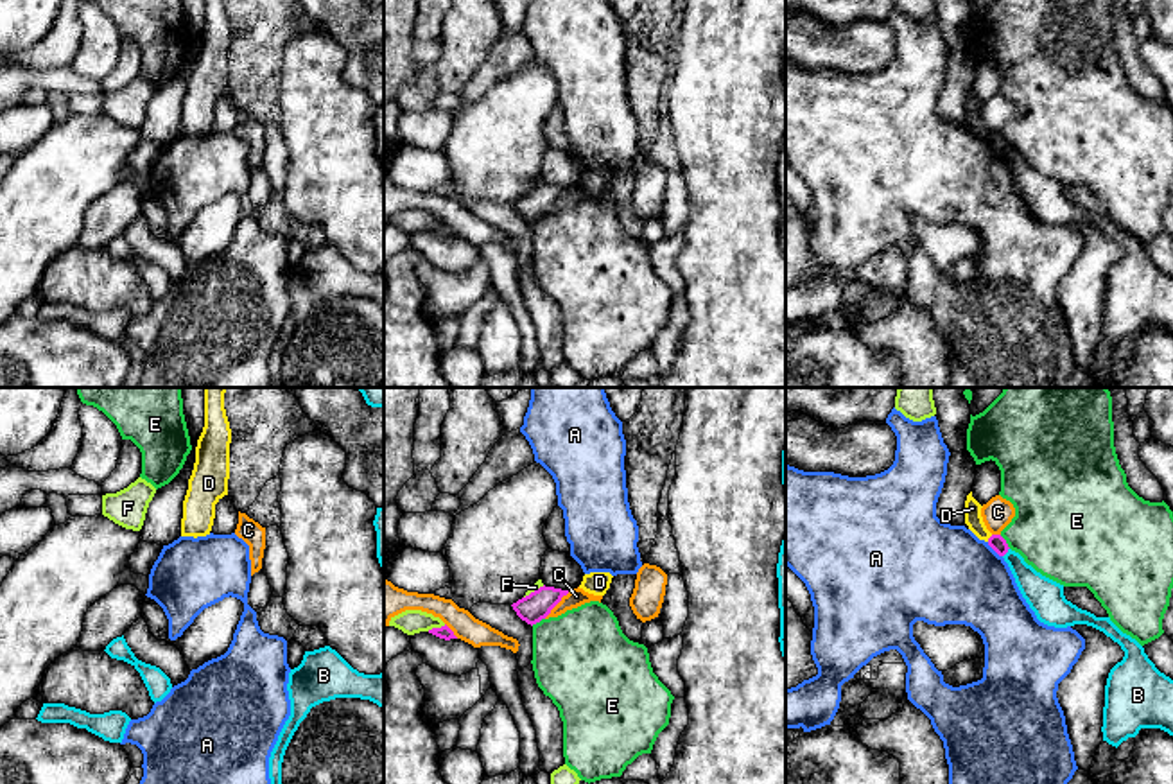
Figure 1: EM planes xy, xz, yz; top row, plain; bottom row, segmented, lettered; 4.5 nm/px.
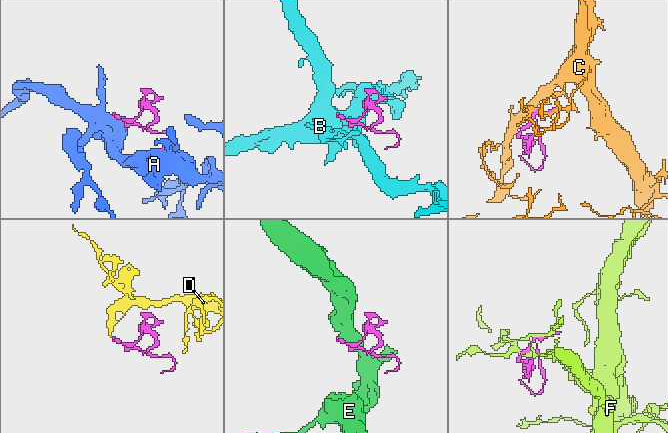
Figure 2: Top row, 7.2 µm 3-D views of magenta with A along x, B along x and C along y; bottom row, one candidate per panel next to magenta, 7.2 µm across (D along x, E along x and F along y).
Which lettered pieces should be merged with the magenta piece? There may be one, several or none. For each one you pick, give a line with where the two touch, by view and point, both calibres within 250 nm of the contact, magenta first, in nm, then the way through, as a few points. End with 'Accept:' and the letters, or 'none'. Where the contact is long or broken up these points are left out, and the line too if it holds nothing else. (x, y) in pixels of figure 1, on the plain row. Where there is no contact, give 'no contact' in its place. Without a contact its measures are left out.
Accept: none

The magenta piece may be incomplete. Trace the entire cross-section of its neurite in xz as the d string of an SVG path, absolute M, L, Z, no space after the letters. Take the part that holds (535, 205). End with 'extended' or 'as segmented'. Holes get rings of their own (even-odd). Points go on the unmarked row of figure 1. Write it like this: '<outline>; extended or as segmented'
M543 183L529 194L513 201L511 205L522 219L533 224L545 217L551 212L551 208L561 199L561 196L569 190L570 188Z; as segmented

